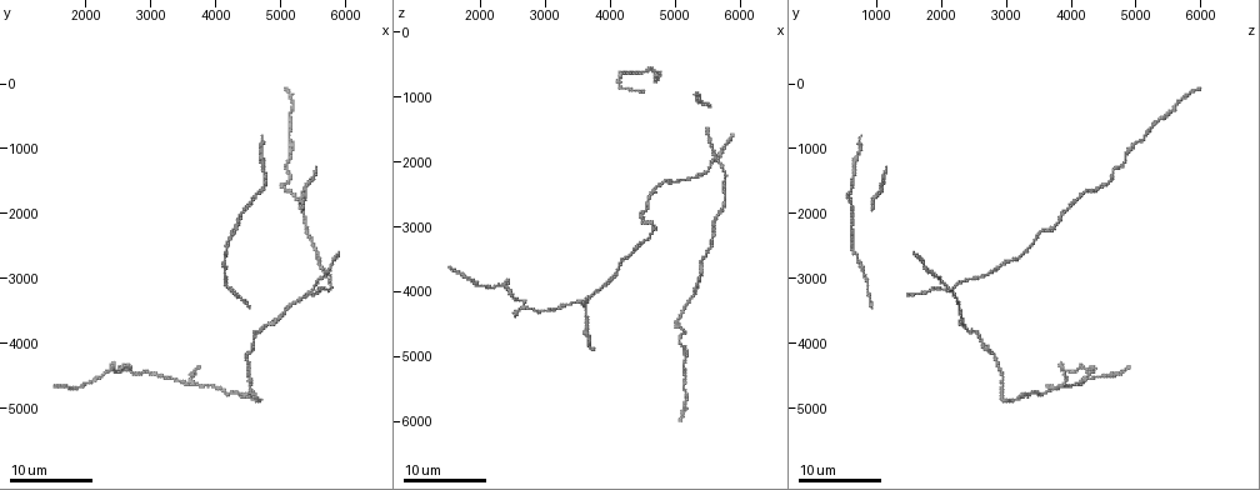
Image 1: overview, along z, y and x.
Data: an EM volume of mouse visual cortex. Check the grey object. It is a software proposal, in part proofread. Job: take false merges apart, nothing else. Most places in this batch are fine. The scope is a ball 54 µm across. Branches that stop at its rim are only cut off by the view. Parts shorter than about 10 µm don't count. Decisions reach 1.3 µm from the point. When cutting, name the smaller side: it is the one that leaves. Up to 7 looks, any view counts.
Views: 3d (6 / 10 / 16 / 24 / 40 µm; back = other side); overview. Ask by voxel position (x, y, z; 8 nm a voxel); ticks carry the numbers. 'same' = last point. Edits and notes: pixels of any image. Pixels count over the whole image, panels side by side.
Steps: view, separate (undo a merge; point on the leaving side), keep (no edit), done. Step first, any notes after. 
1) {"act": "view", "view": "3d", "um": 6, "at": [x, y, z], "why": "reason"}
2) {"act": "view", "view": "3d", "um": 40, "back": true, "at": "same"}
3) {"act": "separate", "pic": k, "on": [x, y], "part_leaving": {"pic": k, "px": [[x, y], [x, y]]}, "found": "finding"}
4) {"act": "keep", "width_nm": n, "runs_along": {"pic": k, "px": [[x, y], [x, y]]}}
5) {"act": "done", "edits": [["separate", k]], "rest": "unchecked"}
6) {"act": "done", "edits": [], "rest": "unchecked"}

{"act": "view", "view": "3d", "um": 16, "at": [5250, 3400, 2300]}

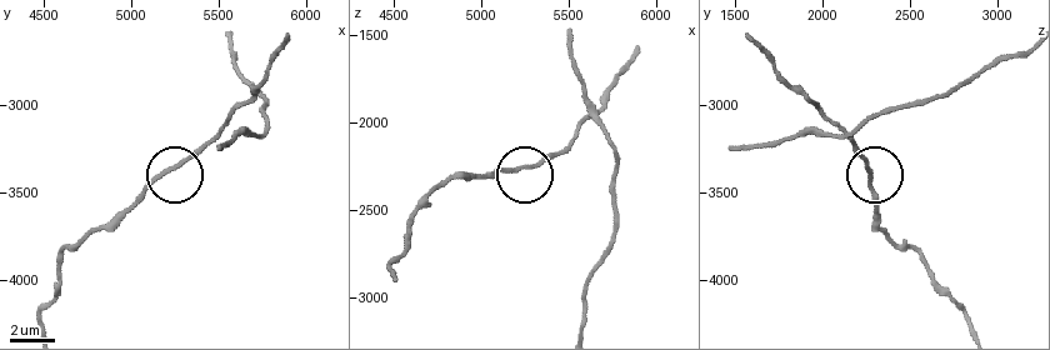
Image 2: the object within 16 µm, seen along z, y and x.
{"act": "view", "view": "3d", "um": 10, "at": [5220, 3360, 2260]}

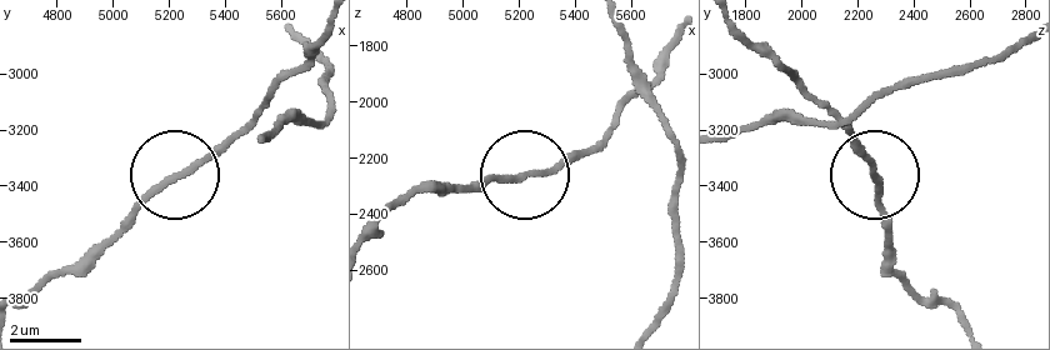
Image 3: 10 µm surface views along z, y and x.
{"act": "keep", "width_nm": 170, "runs_along": {"pic": 3, "px": [[526, 176], [440, 189]]}, "found": "continuous, no second neuron"}

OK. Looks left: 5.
{"act": "view", "view": "3d", "um": 16, "at": [3450, 4550, 4200], "why": "narrows sharply"}

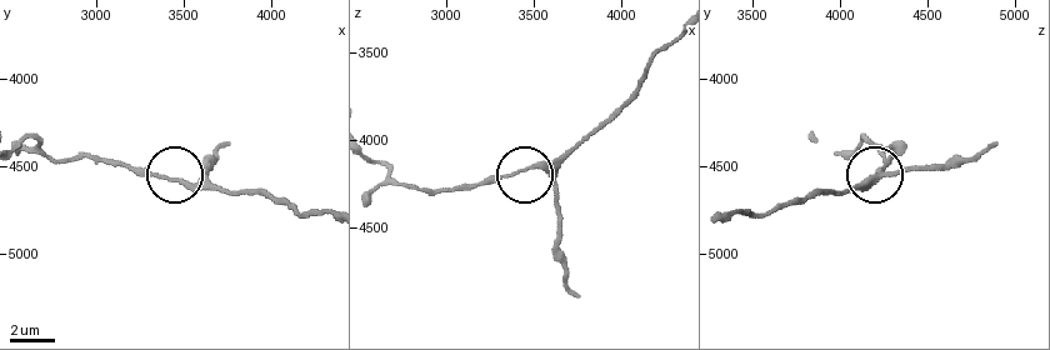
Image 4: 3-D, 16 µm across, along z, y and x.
{"act": "view", "view": "3d", "um": 6, "at": [3400, 4560, 4180], "why": "closer look"}

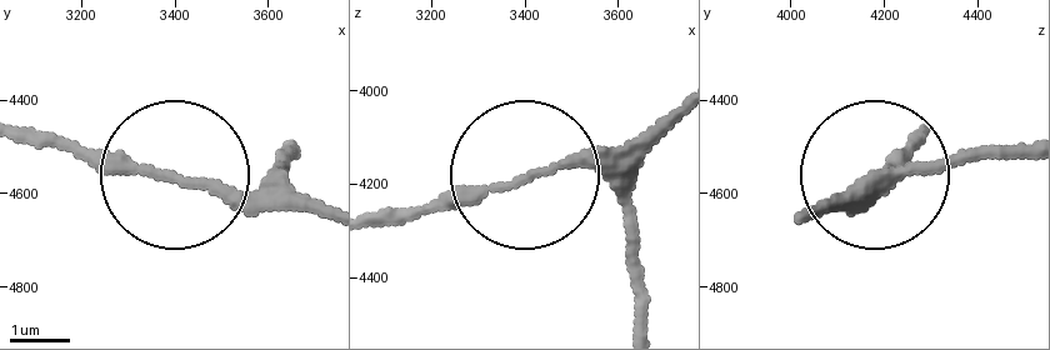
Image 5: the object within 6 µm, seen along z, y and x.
{"act": "view", "view": "3d", "um": 6, "back": true, "at": [3400, 4575, 4185], "why": "other side"}

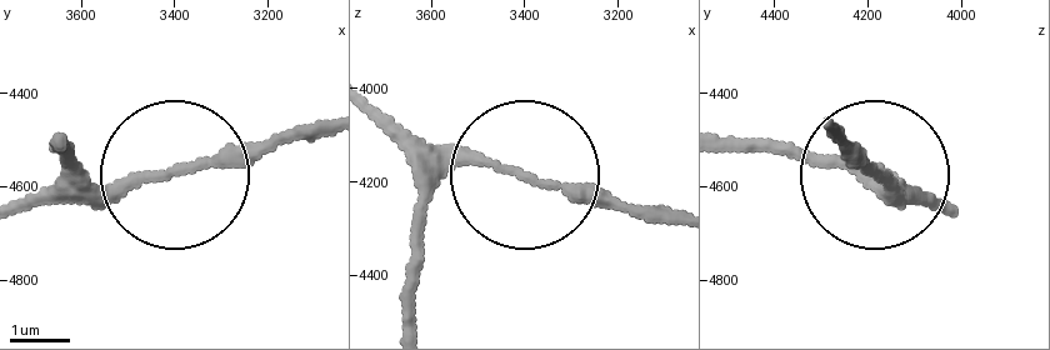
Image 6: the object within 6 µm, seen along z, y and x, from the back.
{"act": "keep", "width_nm": 140, "found": "continuous, no second neuron"}

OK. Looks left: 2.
{"act": "view", "view": "3d", "um": 24, "at": [2800, 4450, 4300], "why": "thick turns thin"}

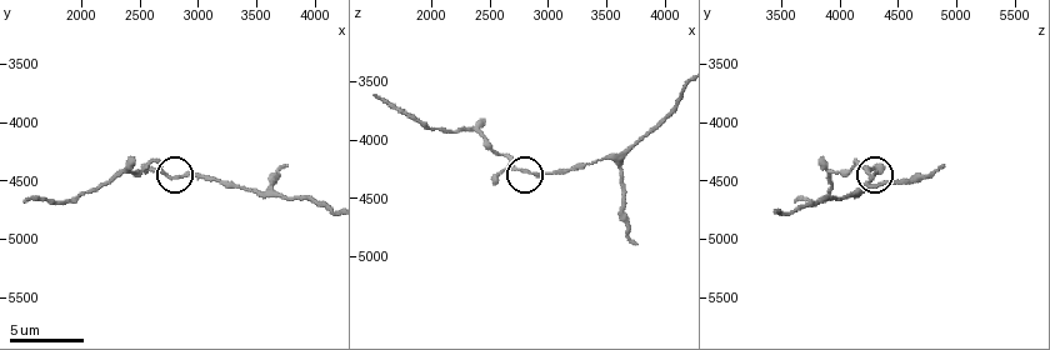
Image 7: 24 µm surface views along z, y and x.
{"act": "view", "view": "3d", "um": 6, "at": [2780, 4480, 4260]}

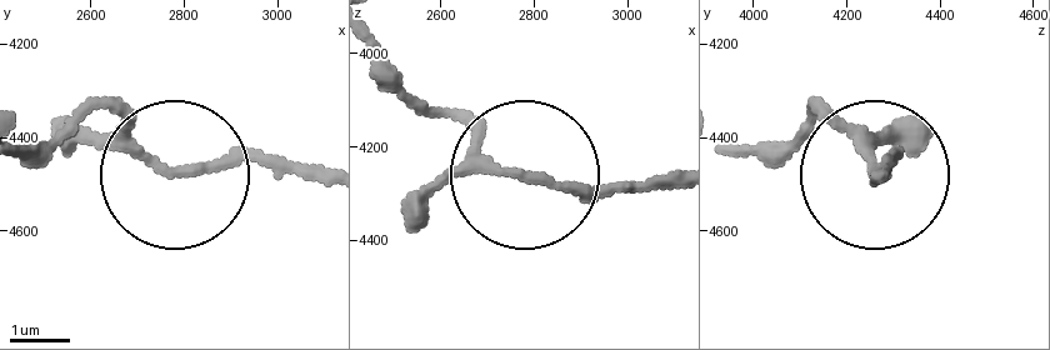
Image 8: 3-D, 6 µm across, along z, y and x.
{"act": "keep", "runs_along": {"pic": 8, "px": [[666, 175], [561, 190], [503, 170], [458, 120], [433, 115]]}, "found": "one neuron here"}

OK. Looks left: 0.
{"act": "done", "edits": [], "rest": "unchecked"}

